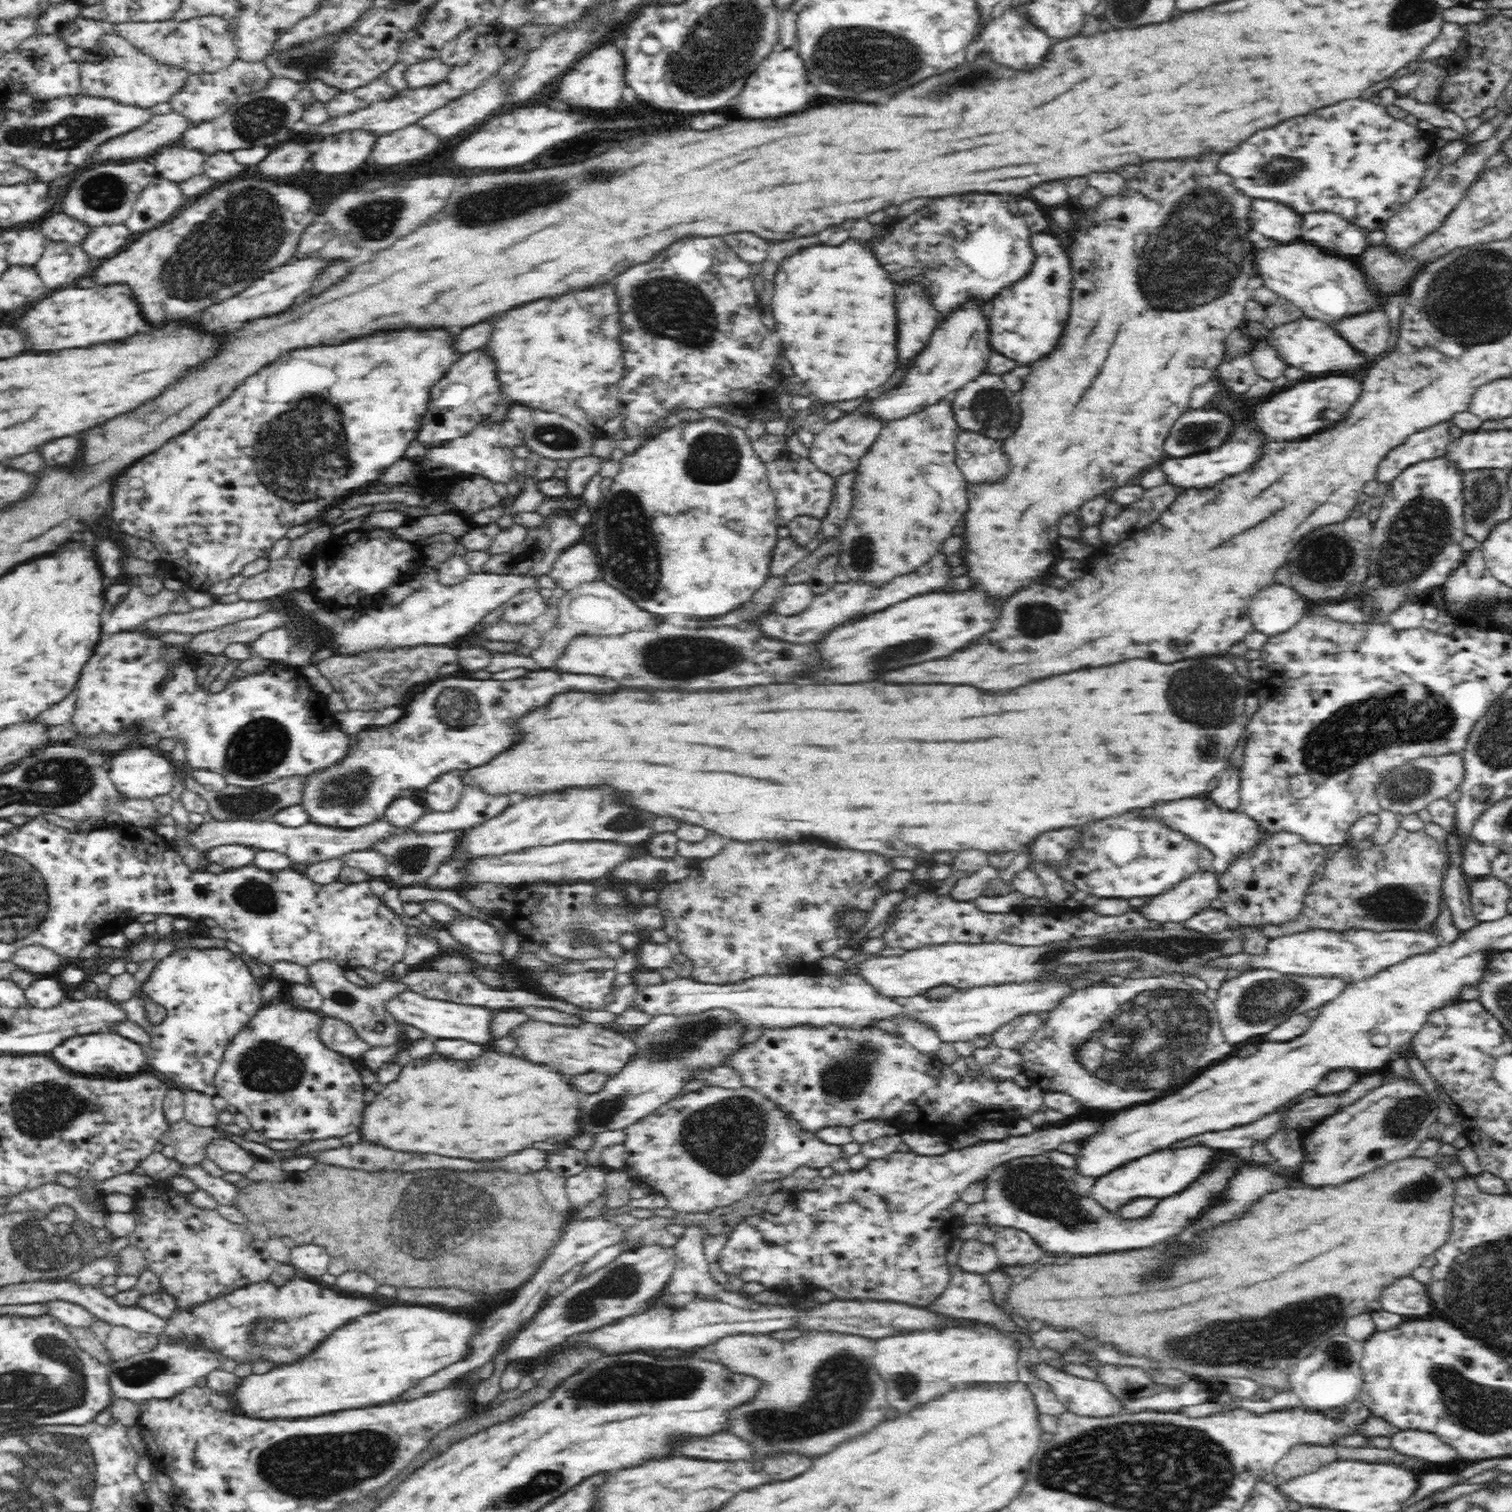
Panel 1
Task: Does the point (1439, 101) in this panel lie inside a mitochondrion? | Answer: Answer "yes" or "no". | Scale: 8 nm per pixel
no

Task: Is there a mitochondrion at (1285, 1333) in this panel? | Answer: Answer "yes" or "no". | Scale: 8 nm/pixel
yes

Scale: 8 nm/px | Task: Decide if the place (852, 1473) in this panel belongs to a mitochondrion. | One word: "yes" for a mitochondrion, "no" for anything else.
no

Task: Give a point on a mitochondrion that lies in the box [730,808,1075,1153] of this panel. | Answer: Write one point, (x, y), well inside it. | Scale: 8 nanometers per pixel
(847, 1078)

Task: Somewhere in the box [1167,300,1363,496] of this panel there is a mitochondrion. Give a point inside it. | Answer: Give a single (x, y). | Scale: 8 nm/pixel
(1194, 434)

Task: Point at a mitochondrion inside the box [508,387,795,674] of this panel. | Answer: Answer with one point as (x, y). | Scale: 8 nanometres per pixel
(638, 563)

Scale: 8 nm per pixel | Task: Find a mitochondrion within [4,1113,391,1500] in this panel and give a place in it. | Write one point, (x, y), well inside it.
(46, 1245)

